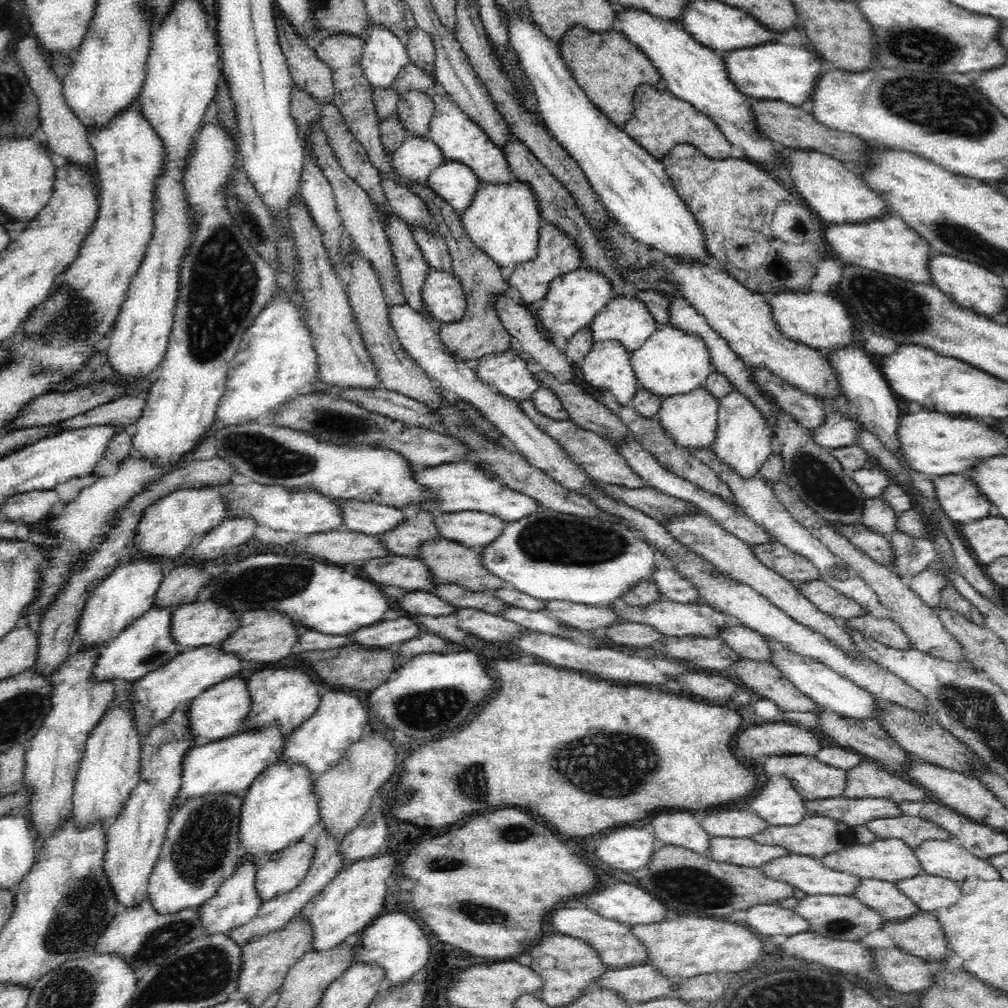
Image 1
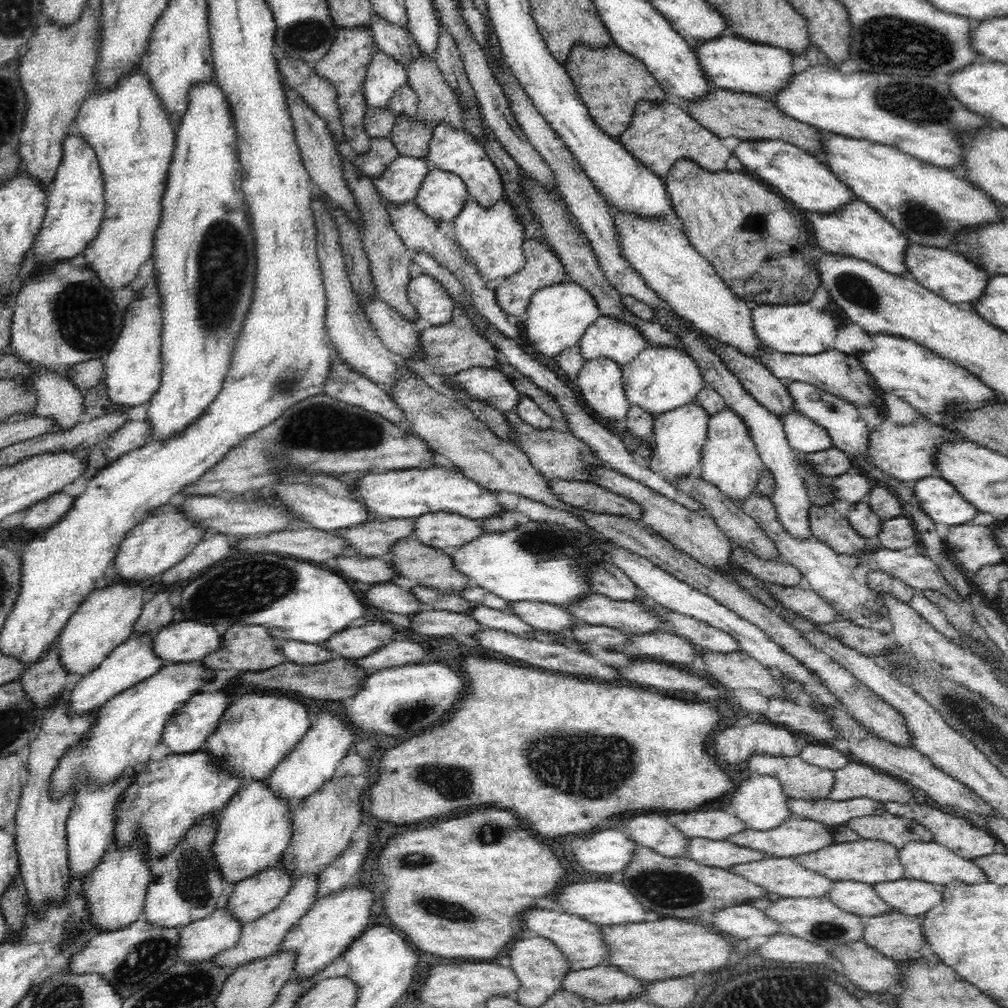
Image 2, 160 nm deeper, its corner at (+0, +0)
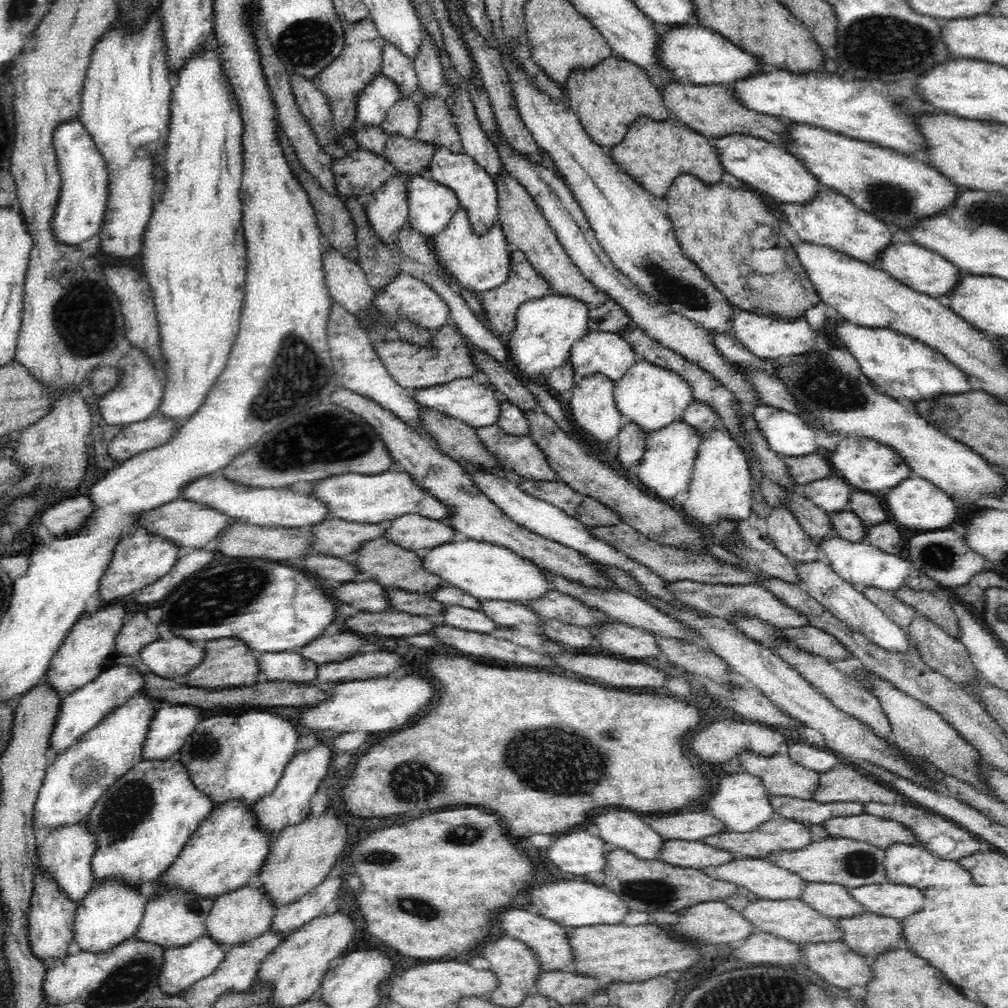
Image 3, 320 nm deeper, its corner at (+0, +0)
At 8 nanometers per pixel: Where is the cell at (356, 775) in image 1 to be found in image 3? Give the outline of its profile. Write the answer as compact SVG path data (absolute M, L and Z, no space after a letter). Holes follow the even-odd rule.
M330 810L330 814L322 814L318 818L305 818L300 824L288 824L286 828L282 828L274 837L272 848L269 850L269 855L266 856L265 866L261 868L259 874L259 883L262 888L265 888L265 894L273 900L273 906L280 908L284 904L290 904L296 900L300 900L312 888L316 888L318 884L322 884L326 879L326 874L340 857L340 852L346 852L344 846L346 844L346 824L342 824L338 820L338 816Z

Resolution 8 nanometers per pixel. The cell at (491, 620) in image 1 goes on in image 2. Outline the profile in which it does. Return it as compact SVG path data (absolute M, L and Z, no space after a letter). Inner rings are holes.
M426 610L418 611L410 615L410 630L416 634L426 634L426 636L446 636L464 634L474 636L480 630L484 629L477 620L466 612L448 612L446 610Z

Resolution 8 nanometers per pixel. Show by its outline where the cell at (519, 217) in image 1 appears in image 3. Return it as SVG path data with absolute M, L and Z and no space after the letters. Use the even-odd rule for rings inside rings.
M460 209L456 211L448 227L432 239L438 265L446 271L447 278L453 278L453 282L461 290L483 294L506 282L512 268L511 253L506 242L506 234L498 222L486 233L474 233L474 226L470 225L469 213Z

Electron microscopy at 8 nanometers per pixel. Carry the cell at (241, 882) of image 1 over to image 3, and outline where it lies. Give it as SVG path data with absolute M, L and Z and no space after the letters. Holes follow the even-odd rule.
M203 933L198 940L164 951L164 964L160 969L157 986L173 996L183 989L188 990L198 980L210 976L226 956L226 947Z

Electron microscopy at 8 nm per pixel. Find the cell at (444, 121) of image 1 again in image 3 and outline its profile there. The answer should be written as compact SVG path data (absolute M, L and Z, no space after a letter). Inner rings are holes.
M439 145L435 148L432 160L428 164L427 176L454 191L460 207L469 213L470 225L474 226L474 233L486 233L492 225L496 224L499 211L496 181L472 156L464 152L453 152L453 149Z

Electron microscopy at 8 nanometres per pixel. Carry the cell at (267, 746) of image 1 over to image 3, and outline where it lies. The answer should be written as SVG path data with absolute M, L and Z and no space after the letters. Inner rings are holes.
M174 757L168 760L143 760L135 764L98 798L86 816L89 828L97 833L97 850L92 860L93 881L98 884L107 877L121 876L121 880L140 886L148 880L157 880L216 807L207 794L193 785L185 764Z

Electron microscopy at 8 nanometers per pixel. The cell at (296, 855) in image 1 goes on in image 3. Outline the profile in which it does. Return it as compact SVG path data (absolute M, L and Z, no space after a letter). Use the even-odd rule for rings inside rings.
M248 885L242 886L234 892L226 892L218 896L206 917L206 933L209 933L217 944L223 944L227 950L234 944L248 942L248 940L262 936L271 927L275 910L273 900L265 894L265 888L260 890L260 888L248 888Z

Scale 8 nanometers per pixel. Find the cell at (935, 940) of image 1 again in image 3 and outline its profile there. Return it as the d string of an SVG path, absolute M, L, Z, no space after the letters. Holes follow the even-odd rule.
M864 912L841 918L840 940L862 956L878 956L892 948L892 942L903 940L902 919Z

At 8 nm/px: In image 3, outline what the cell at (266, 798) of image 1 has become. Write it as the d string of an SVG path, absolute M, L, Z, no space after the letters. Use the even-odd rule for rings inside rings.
M228 800L222 803L200 823L177 858L163 872L161 884L177 885L183 892L217 899L226 892L259 883L259 874L265 866L266 856L271 849L269 845L274 841L274 836L257 824L258 818L253 805L245 804L245 800Z

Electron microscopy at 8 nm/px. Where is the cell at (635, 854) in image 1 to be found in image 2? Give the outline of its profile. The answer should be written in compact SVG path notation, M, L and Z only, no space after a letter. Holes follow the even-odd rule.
M608 827L594 834L578 836L572 854L584 870L614 874L629 866L637 848L637 844L621 828Z

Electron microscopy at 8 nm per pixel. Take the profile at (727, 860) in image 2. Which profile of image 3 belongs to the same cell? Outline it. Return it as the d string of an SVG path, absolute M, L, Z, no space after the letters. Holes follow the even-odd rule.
M667 840L658 860L684 868L703 869L733 861L737 857L727 850L718 850L704 841Z

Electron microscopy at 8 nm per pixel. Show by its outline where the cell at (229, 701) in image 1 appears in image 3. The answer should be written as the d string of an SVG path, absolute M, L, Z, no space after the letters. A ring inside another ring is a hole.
M164 704L153 715L149 724L145 747L141 749L143 760L168 760L184 748L187 738L194 732L195 726L202 720L202 709L192 705Z

